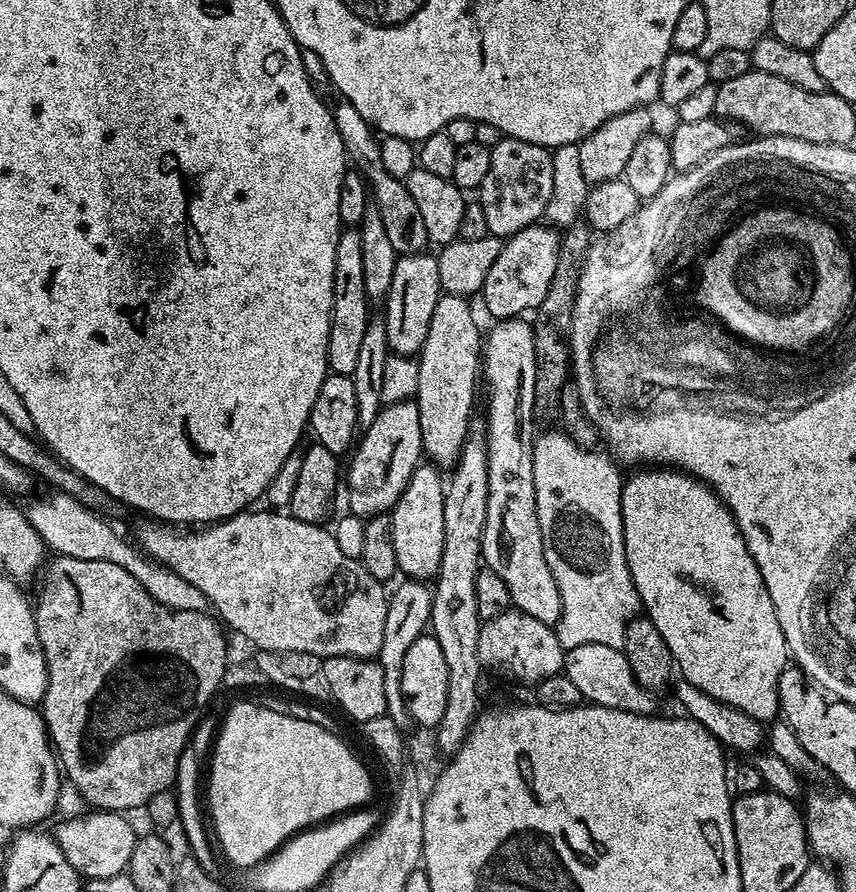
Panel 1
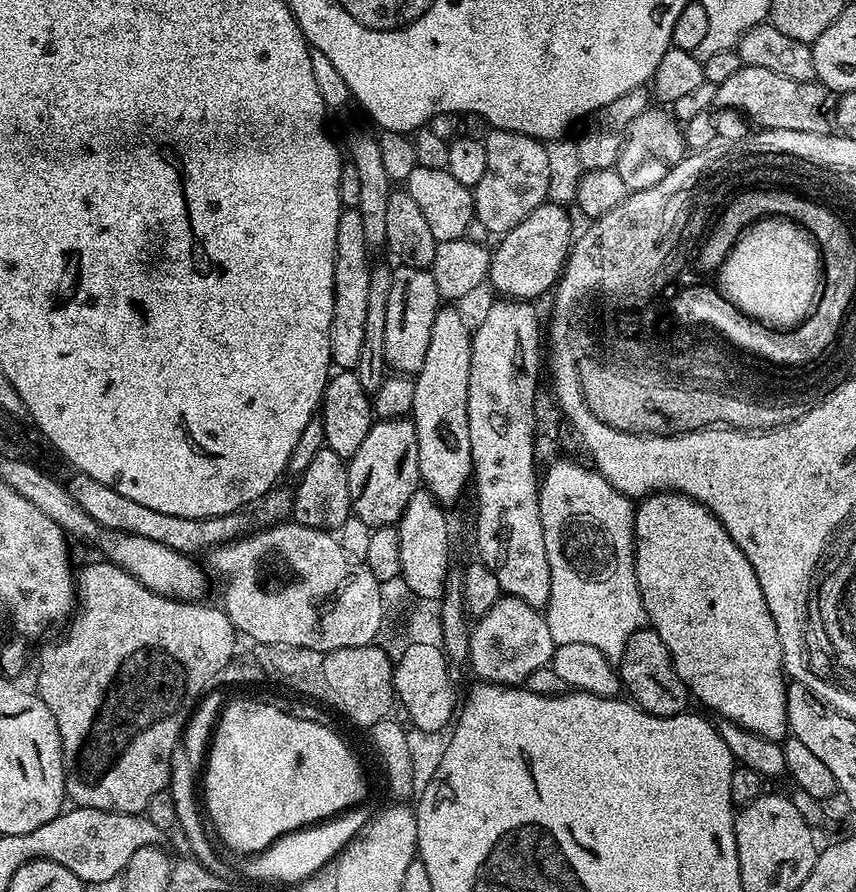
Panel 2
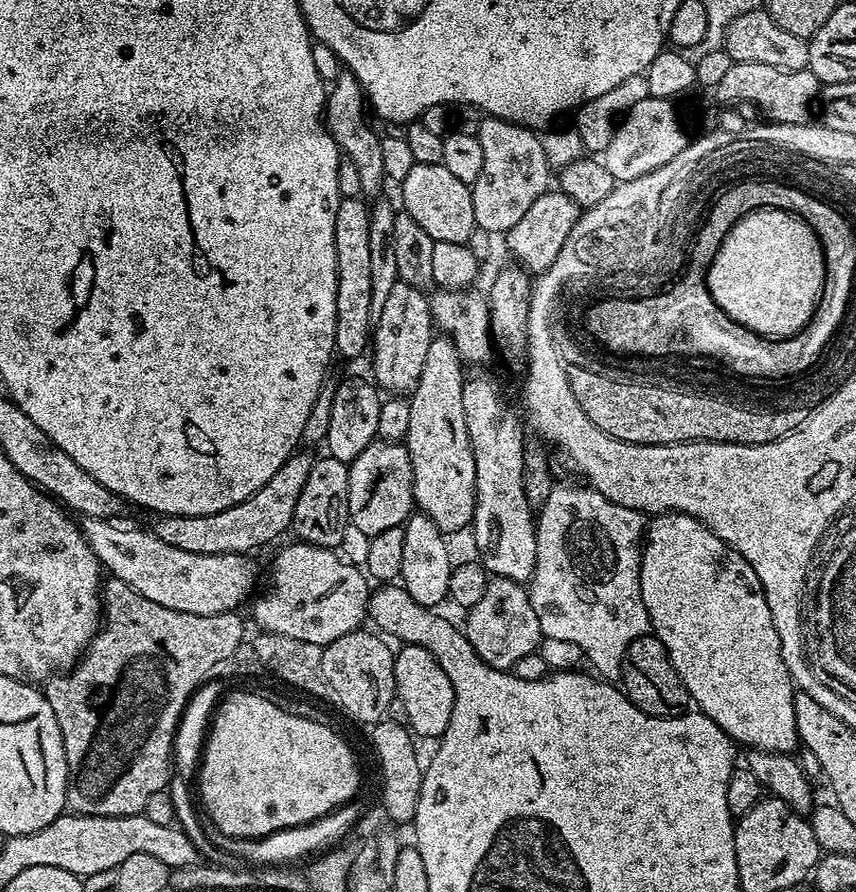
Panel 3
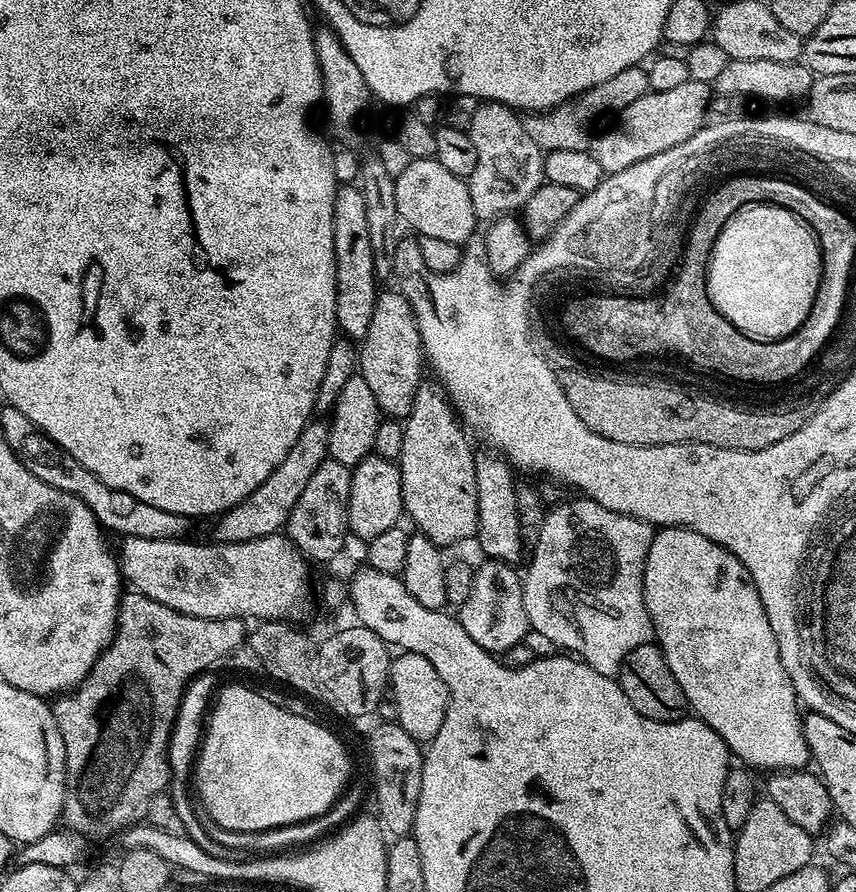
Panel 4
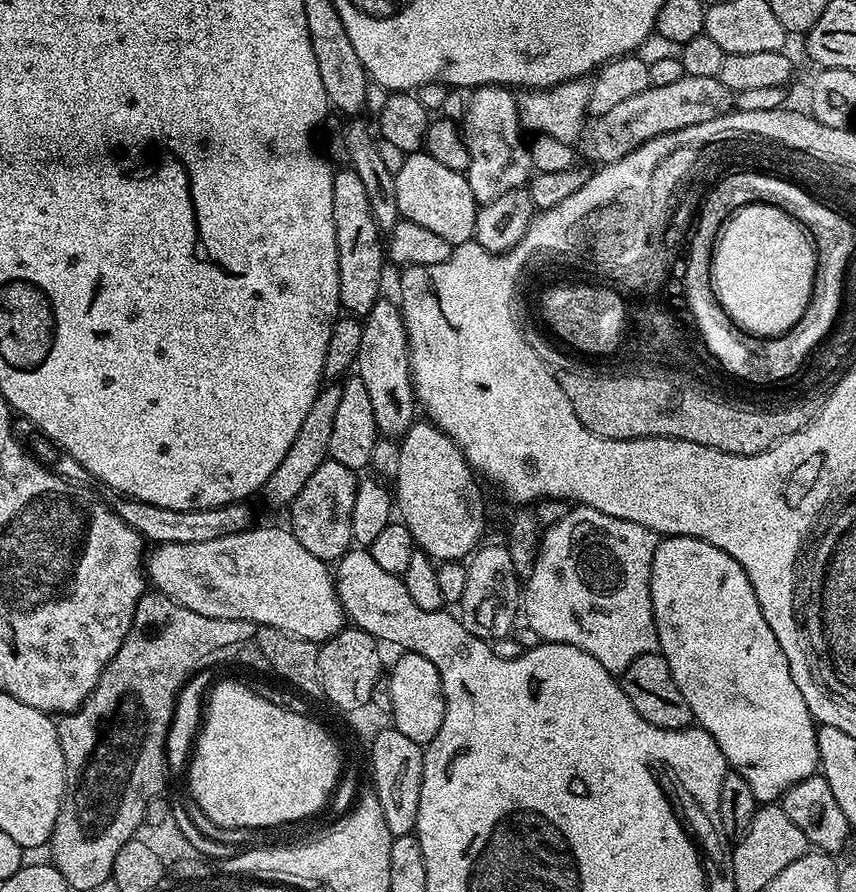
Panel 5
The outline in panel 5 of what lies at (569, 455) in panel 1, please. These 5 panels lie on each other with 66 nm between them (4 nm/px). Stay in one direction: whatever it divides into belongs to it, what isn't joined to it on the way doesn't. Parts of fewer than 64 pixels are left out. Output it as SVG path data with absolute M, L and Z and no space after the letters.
M583 506L565 511L562 520L543 533L533 573L522 588L523 619L538 632L541 641L578 646L586 654L594 654L608 672L623 674L634 658L642 658L660 646L650 598L654 550L660 542L661 537L638 522L626 522Z

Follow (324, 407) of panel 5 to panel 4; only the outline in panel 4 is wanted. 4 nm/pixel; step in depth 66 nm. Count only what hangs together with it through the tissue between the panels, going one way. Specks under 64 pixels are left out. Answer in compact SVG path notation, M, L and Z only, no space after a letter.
M313 418L298 434L298 442L290 446L286 458L278 462L278 467L270 473L270 478L254 490L242 502L238 502L228 512L221 512L215 517L212 528L211 539L217 544L229 544L230 542L250 542L254 538L266 538L275 536L287 525L294 505L298 503L298 497L302 490L310 483L310 477L318 471L324 460L329 459L328 455L328 424L320 421L320 418Z

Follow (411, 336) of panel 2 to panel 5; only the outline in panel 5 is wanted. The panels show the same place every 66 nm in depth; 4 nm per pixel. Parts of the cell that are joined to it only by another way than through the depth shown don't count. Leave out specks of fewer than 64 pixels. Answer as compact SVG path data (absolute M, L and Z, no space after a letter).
M387 298L376 301L368 316L362 320L362 343L358 345L355 375L370 393L370 407L374 409L376 431L384 438L403 438L418 420L416 392L412 388L412 367L408 361L408 335L404 314Z

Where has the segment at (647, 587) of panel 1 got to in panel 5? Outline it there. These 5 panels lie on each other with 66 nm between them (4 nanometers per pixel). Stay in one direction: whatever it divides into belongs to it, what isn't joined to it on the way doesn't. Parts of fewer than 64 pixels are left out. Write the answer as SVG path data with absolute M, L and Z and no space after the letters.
M665 536L654 550L654 562L650 574L650 598L654 610L654 622L658 634L659 653L666 658L670 666L670 674L674 674L674 682L678 682L678 690L682 690L682 698L690 705L692 719L697 725L718 742L718 750L730 765L731 771L737 772L746 782L750 782L750 790L754 790L757 802L776 802L785 790L802 782L806 778L817 775L820 767L818 742L816 741L817 725L814 723L810 710L806 706L806 698L802 698L802 690L794 682L790 674L790 666L786 662L786 654L782 654L782 646L778 646L778 638L774 638L774 630L770 630L770 622L766 622L766 614L762 614L762 606L758 606L758 598L754 594L754 586L750 586L750 578L746 578L746 570L730 558L722 550L710 546L710 542L702 542L689 536Z

